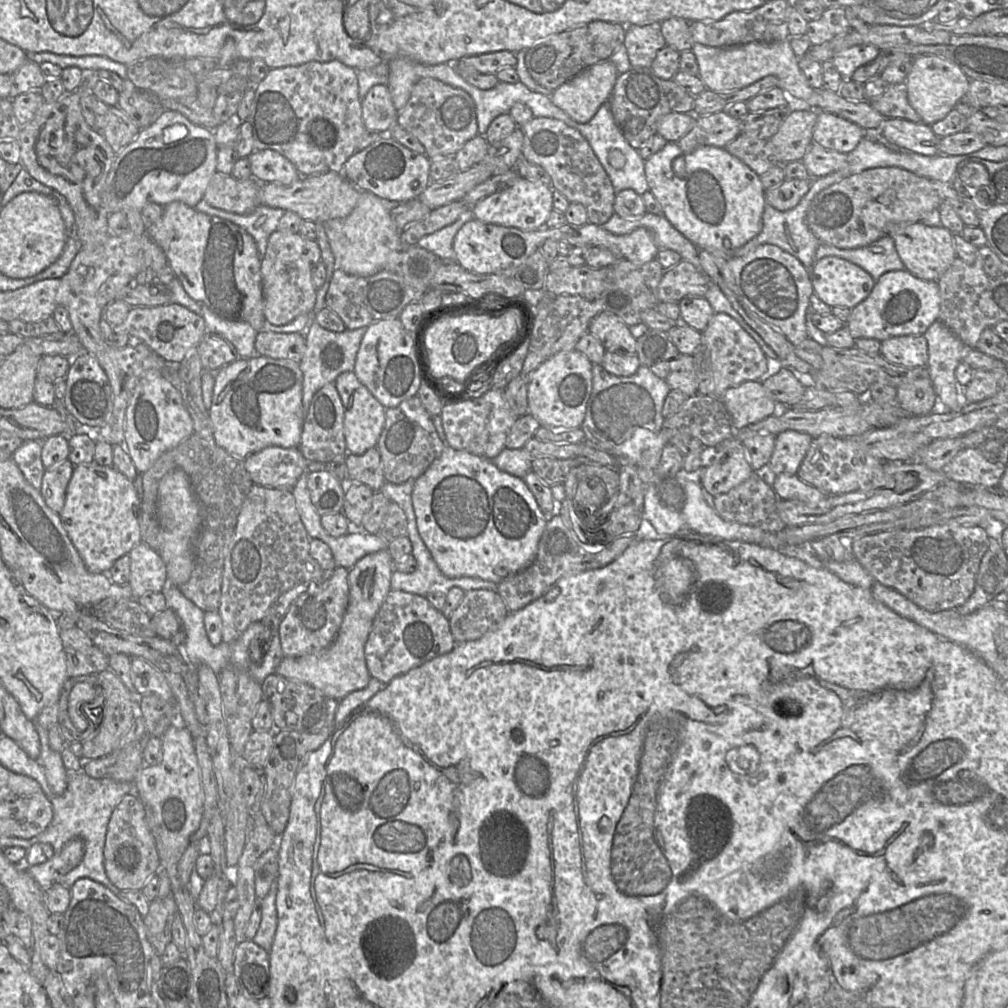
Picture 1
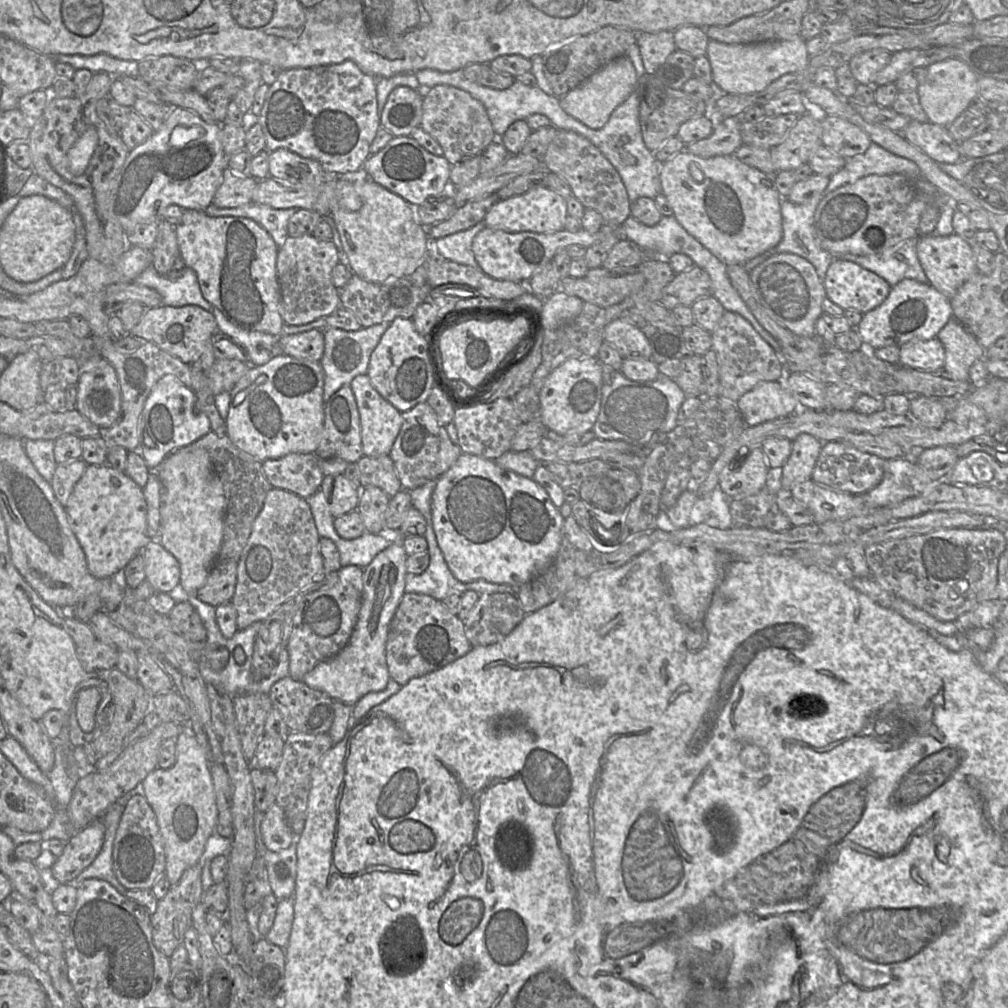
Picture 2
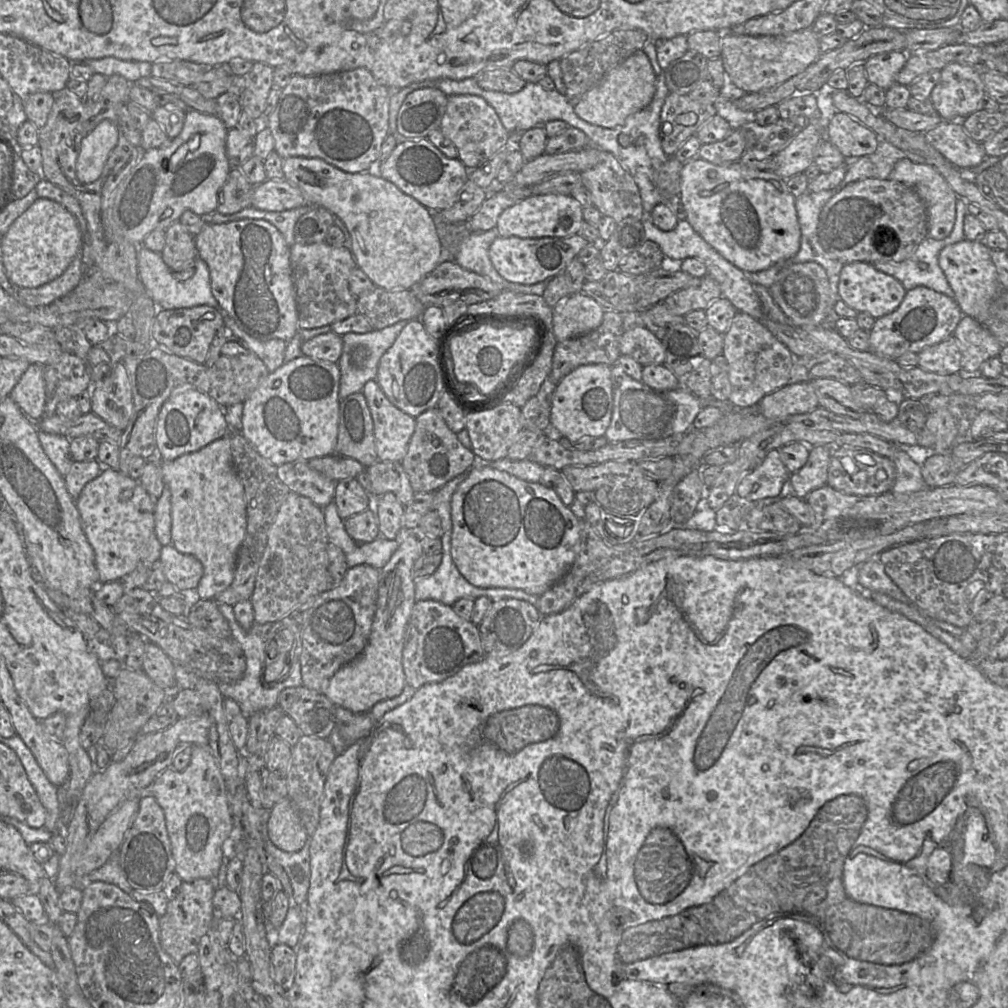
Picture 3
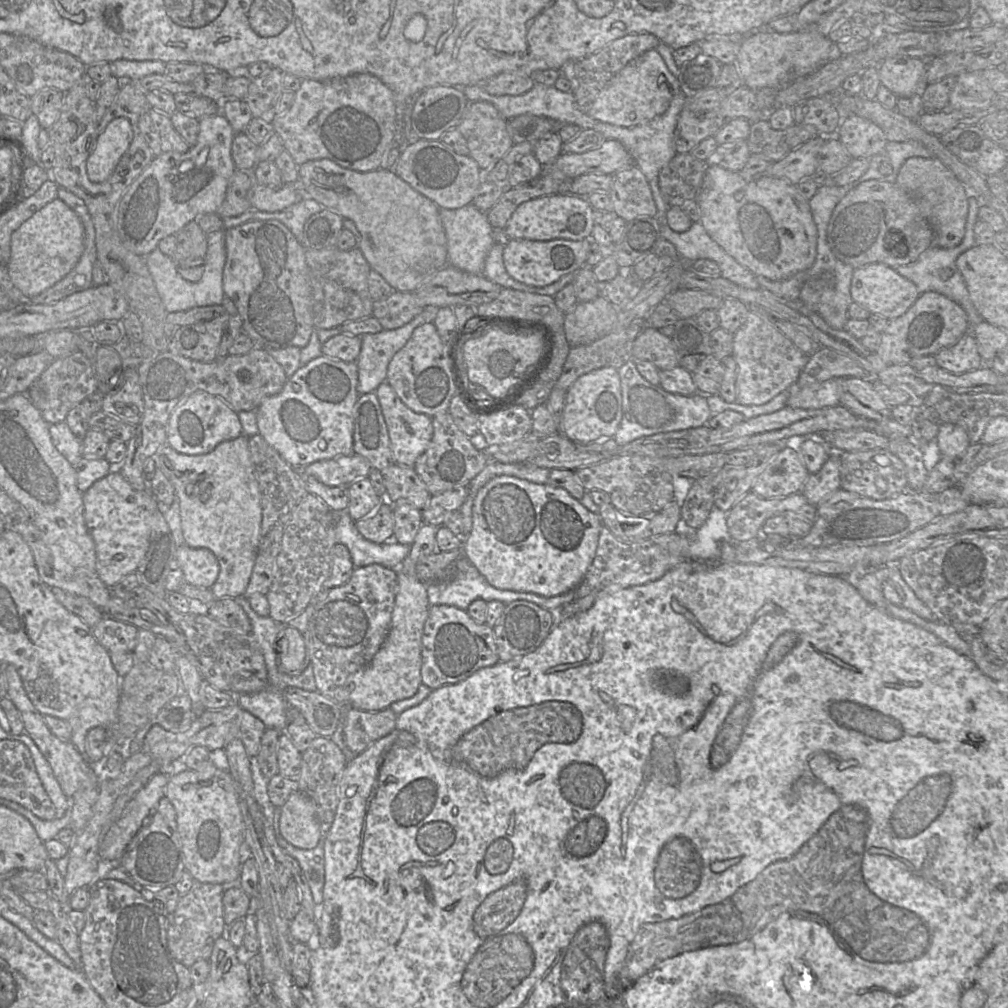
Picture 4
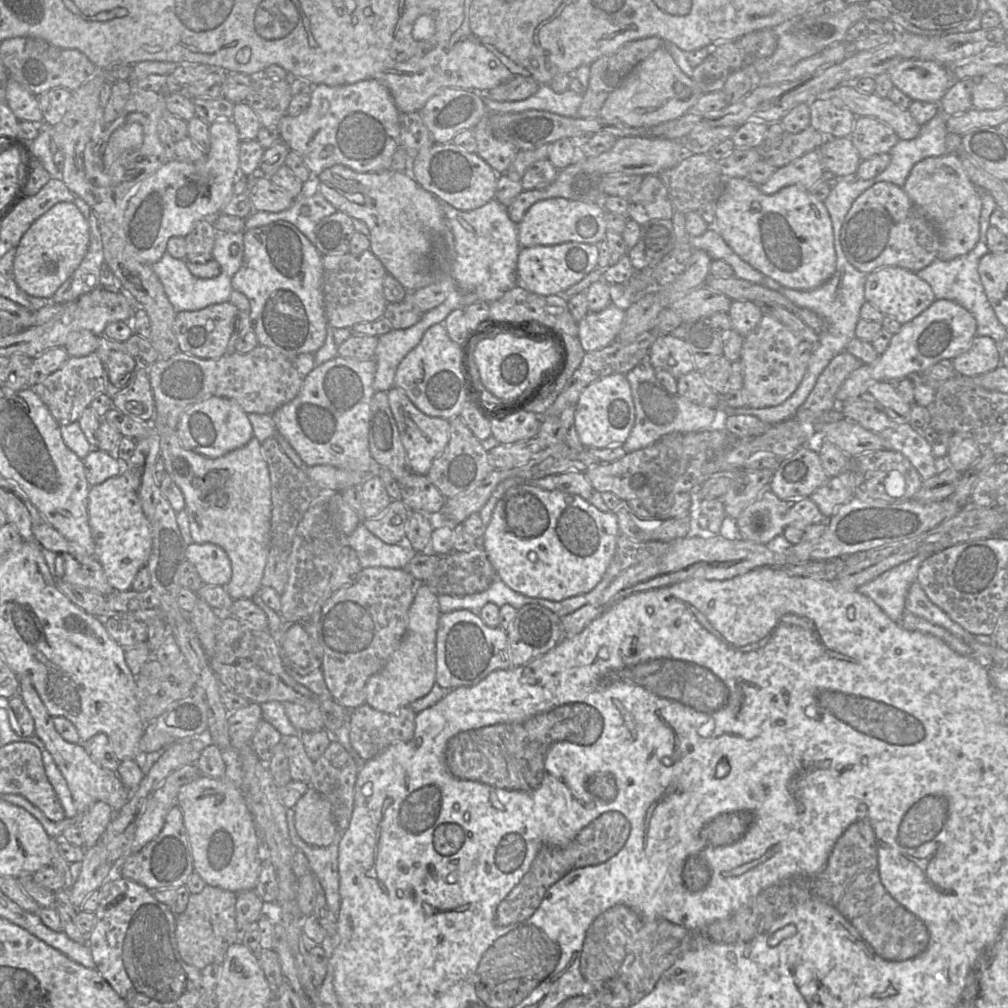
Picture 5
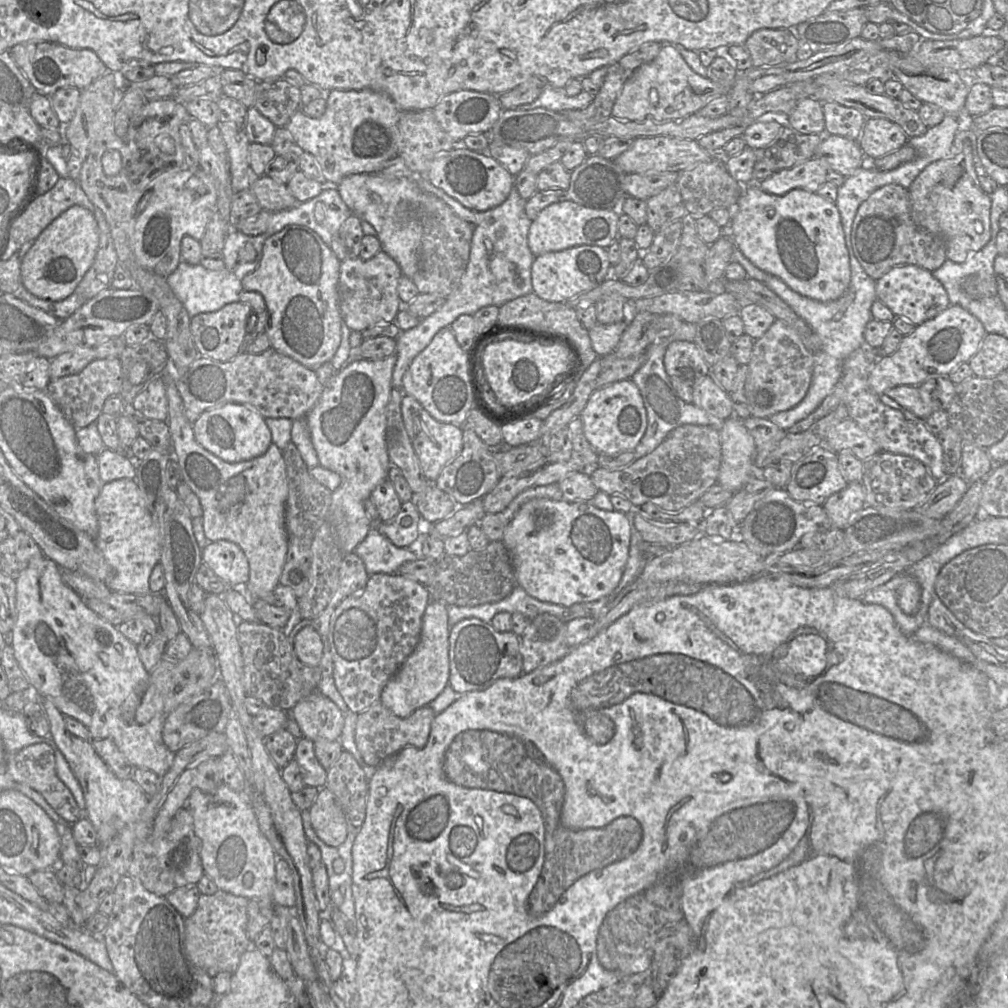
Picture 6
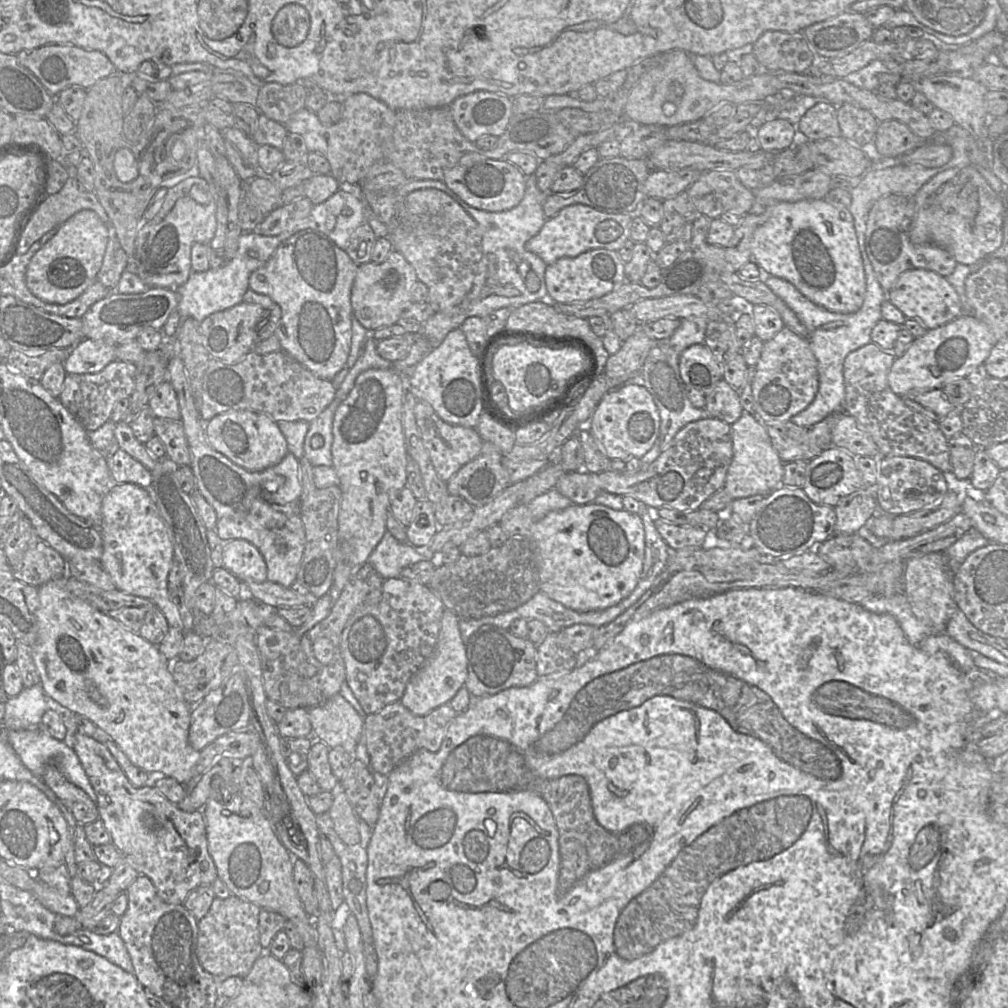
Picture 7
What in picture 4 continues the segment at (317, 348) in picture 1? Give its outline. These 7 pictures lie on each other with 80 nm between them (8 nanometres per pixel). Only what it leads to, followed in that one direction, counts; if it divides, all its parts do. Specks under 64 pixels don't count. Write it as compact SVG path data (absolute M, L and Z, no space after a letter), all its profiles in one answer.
M427 307L402 327L361 335L361 350L355 363L358 368L359 394L375 392L386 381L387 368L393 356L407 343L414 329L433 323L439 307Z

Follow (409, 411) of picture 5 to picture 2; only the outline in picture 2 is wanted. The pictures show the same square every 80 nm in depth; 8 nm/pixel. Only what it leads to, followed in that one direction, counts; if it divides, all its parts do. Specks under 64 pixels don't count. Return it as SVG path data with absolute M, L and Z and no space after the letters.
M366 374L356 376L349 387L359 411L364 455L388 456L402 426L402 413L376 391Z

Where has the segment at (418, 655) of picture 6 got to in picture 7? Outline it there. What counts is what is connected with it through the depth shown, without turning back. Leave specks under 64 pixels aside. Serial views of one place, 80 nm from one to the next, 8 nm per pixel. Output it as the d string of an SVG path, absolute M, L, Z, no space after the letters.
M445 609L435 652L406 686L399 702L414 714L427 715L436 708L449 704L457 692L464 687L467 678L467 657L459 621L460 617L453 610Z

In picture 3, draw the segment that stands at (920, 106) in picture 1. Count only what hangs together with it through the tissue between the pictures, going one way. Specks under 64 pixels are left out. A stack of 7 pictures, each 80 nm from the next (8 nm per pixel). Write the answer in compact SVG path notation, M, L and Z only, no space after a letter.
M950 63L940 71L940 80L930 98L939 116L959 121L982 110L987 93L981 73L974 67Z

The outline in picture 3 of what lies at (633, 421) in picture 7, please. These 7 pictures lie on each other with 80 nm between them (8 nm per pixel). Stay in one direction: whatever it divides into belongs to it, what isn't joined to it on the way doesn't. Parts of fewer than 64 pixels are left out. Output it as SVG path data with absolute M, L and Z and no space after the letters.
M583 365L566 375L556 386L551 400L550 423L562 437L577 441L584 437L604 436L613 413L611 367Z

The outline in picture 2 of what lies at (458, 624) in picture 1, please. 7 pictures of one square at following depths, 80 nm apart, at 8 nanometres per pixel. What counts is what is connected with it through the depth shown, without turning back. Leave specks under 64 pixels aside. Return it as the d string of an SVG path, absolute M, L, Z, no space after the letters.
M509 593L479 594L478 601L469 609L463 609L458 614L464 625L465 635L472 647L486 646L504 640L524 619L526 613L518 599Z

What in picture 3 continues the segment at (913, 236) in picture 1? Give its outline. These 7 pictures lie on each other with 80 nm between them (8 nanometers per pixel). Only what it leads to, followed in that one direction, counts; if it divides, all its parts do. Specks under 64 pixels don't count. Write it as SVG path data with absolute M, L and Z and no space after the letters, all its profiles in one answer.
M964 238L941 250L939 266L954 291L953 300L959 305L963 314L975 318L980 323L987 321L991 317L992 303L1003 290L989 248L981 242Z

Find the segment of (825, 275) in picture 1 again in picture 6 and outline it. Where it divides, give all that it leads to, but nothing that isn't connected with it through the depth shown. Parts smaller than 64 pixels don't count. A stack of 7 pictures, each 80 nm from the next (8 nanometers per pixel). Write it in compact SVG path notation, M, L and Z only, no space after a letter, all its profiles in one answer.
M915 265L895 267L875 281L877 300L888 306L896 317L908 319L916 325L936 317L951 305L942 283L931 271Z

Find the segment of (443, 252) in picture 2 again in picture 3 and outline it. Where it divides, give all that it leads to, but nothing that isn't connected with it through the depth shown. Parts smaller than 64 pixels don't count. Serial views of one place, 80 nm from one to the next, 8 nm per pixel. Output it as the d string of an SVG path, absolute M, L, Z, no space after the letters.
M494 229L466 234L460 239L451 258L461 267L491 279L502 286L504 290L542 296L546 282L533 285L512 283L504 279L494 268L489 258L489 247L498 236Z

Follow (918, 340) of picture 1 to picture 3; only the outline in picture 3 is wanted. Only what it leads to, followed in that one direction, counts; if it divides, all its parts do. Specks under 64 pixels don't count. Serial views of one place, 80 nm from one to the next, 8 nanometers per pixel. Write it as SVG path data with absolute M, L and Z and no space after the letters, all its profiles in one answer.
M951 336L938 344L928 346L918 353L918 367L924 371L949 375L961 371L959 341Z

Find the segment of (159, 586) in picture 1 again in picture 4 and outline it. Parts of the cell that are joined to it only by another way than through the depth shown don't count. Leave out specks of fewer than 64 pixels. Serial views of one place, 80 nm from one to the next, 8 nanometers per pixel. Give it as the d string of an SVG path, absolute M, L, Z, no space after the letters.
M177 546L176 559L187 584L210 589L218 578L218 560L207 548Z

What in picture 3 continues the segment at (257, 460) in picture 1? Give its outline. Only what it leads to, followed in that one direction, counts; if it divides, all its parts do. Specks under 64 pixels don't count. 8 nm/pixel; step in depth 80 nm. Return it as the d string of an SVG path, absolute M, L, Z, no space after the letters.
M308 462L279 465L277 475L291 492L309 498L319 507L323 508L334 500L335 482L312 469Z

